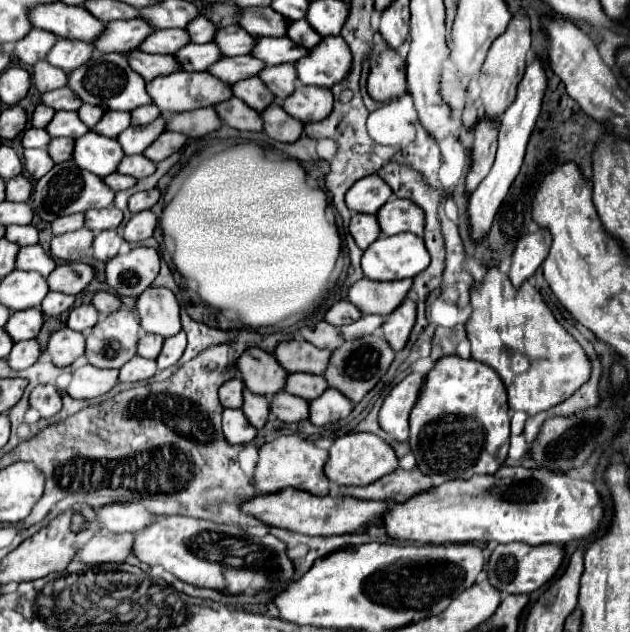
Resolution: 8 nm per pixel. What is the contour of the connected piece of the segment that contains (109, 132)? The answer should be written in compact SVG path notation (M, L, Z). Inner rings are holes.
M106 110L104 116L100 118L100 122L92 128L96 134L102 136L110 136L116 138L120 132L124 132L130 126L130 112L114 112L114 110Z

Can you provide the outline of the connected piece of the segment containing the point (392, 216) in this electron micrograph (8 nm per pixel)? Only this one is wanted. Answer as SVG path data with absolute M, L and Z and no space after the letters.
M390 198L376 212L376 218L382 234L386 236L394 236L400 232L412 232L416 236L422 236L424 232L424 212L410 200Z

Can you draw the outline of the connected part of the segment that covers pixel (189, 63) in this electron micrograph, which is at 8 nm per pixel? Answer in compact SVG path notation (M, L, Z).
M214 42L210 44L186 44L182 50L178 50L178 54L174 54L174 58L178 58L178 62L182 62L180 70L184 72L202 72L206 70L210 64L214 64L216 60L220 60L220 50Z

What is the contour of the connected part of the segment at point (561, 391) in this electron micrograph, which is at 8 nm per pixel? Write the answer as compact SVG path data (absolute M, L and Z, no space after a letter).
M490 268L486 278L482 280L480 290L472 288L470 294L472 316L466 322L468 340L472 344L472 358L492 366L498 376L502 378L506 392L508 392L508 406L510 410L522 410L530 416L550 410L552 406L570 398L590 376L590 362L580 348L580 344L556 322L550 308L544 304L538 290L524 282L520 288L514 288L500 268Z

